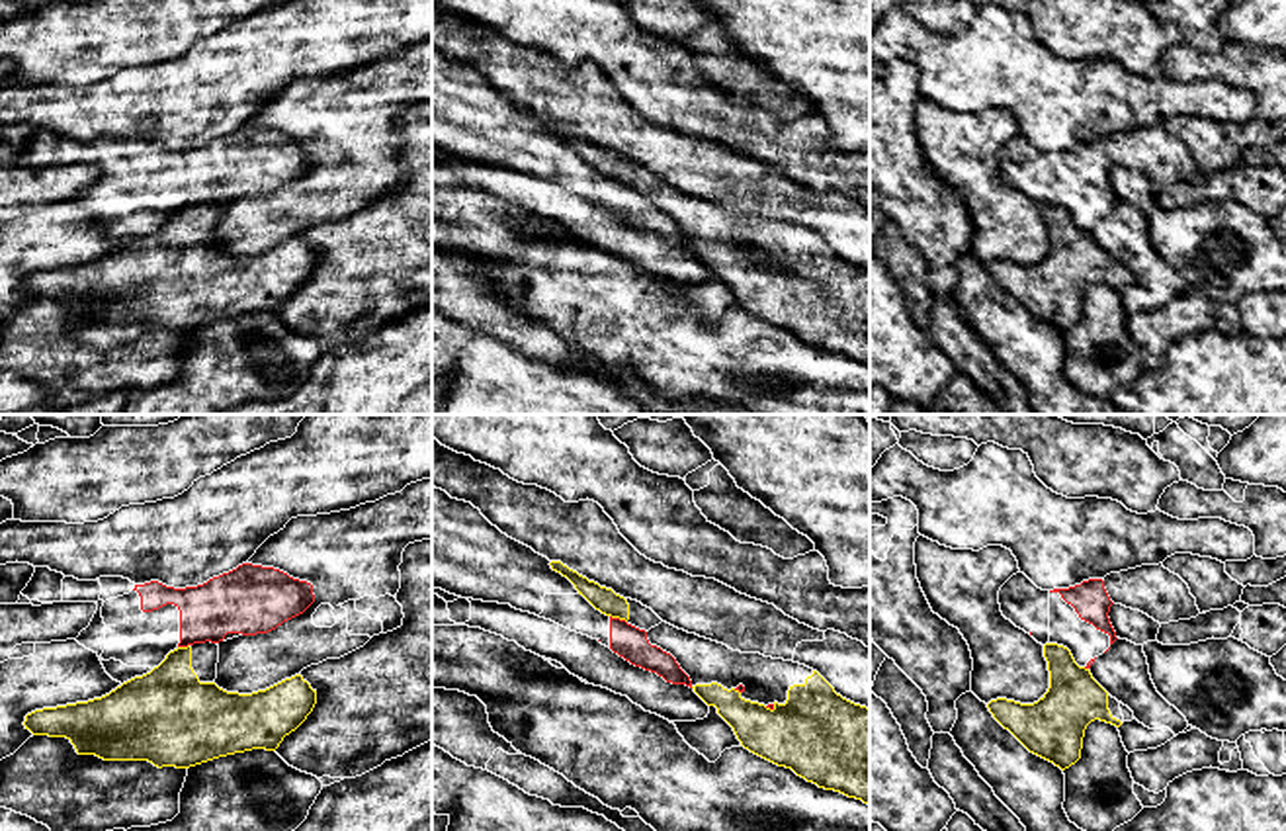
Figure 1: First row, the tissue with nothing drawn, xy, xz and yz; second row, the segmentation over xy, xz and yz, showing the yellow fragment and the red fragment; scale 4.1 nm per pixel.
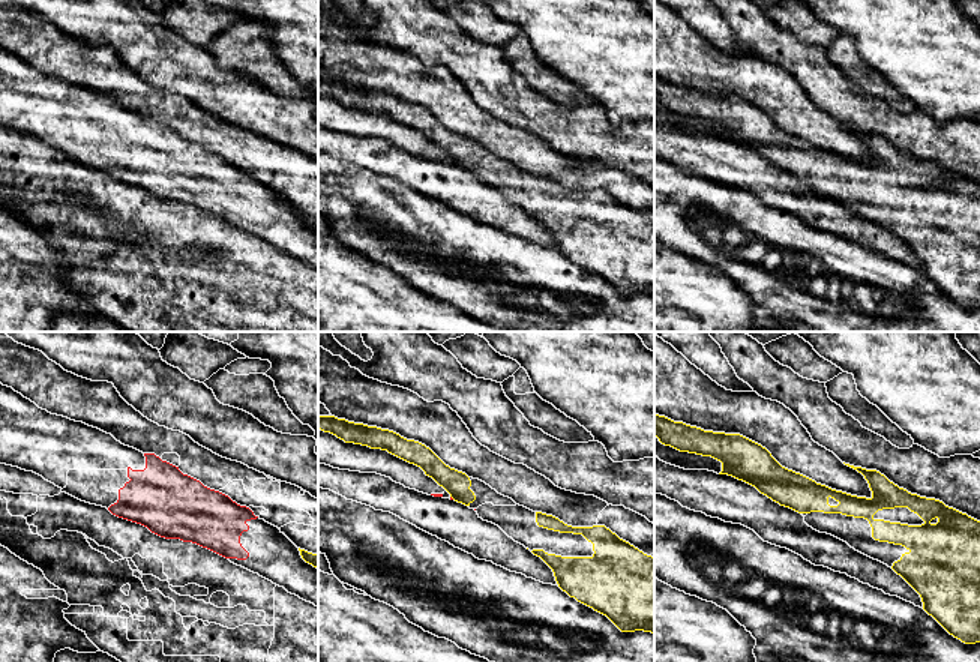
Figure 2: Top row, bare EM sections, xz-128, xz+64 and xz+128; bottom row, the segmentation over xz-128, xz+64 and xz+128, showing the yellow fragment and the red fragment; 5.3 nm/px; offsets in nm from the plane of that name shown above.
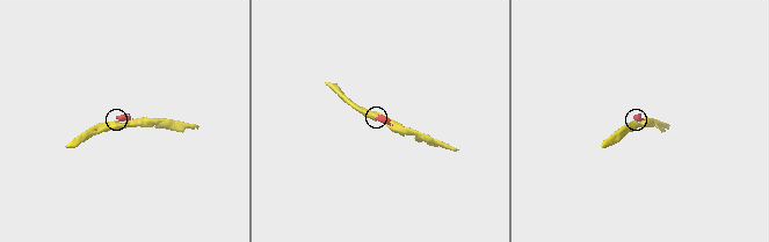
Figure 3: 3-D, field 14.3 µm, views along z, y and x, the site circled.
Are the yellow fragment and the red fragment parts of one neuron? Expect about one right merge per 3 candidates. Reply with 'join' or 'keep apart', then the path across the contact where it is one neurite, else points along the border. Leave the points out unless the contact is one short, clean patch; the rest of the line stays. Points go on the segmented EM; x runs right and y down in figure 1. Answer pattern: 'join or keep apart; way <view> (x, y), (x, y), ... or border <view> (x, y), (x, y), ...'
keep apart

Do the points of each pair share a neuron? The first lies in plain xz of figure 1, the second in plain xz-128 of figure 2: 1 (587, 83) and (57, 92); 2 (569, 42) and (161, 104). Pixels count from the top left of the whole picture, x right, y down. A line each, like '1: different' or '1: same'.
1: different
2: different

